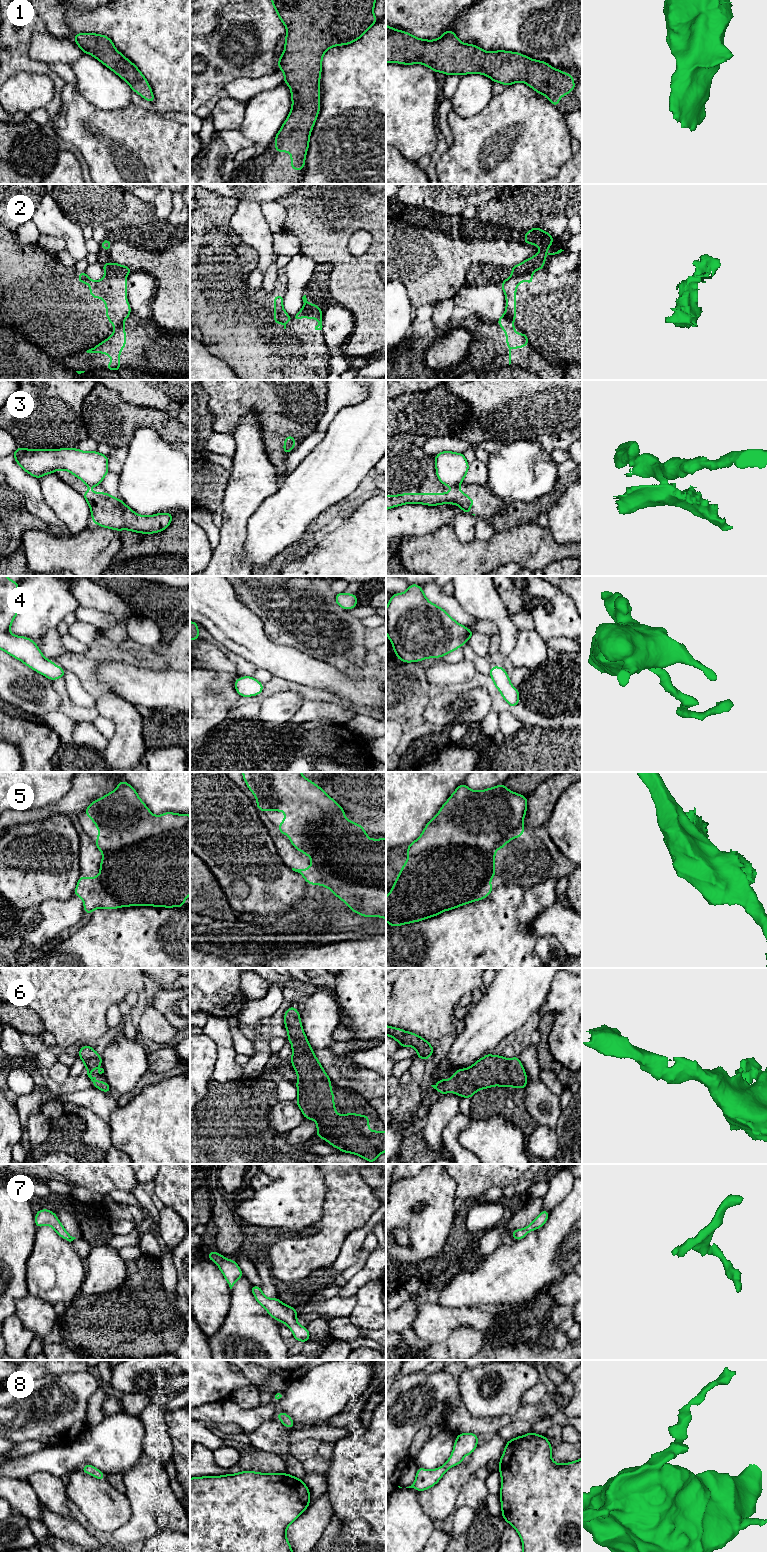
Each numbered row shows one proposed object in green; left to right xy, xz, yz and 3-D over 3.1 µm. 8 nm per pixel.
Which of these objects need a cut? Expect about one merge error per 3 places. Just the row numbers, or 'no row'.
2, 3, 5

